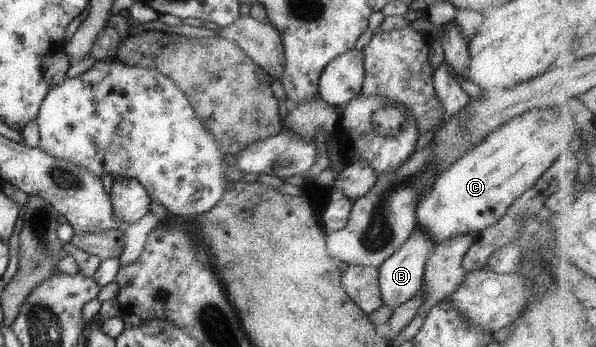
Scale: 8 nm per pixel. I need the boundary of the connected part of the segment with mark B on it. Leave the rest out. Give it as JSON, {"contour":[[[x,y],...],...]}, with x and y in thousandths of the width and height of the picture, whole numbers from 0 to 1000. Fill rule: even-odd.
{"contour":[[[698,651],[691,657],[688,680],[633,769],[638,879],[654,882],[659,890],[676,870],[685,870],[688,859],[695,859],[695,847],[708,830],[713,755],[727,709],[728,697],[721,686],[715,686],[715,674],[708,663],[701,663]]]}

